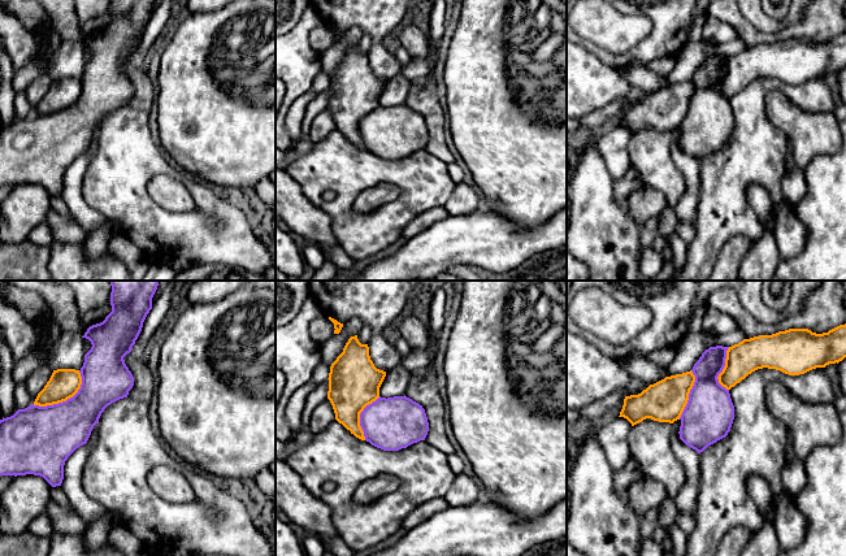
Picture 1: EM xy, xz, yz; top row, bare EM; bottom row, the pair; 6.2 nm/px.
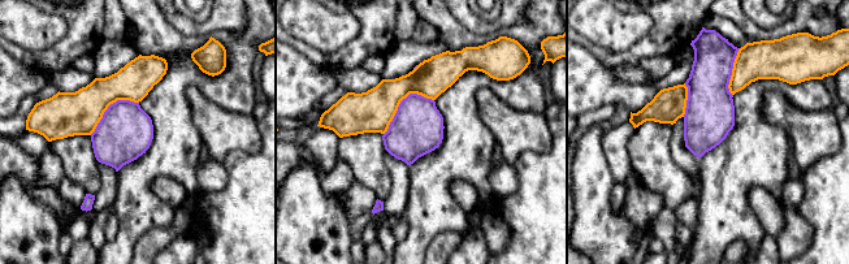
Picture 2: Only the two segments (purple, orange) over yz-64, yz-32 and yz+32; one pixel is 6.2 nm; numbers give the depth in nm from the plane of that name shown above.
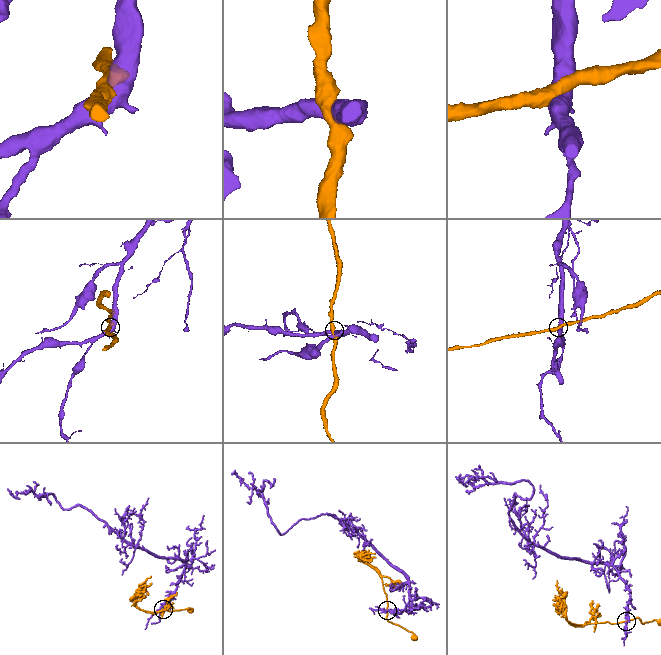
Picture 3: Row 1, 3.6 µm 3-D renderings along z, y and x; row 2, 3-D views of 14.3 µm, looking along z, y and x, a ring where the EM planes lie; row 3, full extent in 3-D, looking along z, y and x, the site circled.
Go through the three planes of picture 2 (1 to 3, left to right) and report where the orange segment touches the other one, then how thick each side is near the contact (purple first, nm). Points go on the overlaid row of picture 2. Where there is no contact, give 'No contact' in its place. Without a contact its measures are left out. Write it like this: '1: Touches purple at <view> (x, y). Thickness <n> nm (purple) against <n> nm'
1: Touches purple at yz-64 (109, 105). Thickness 340 nm (purple) against 280 nm
2: Touches purple at yz-32 (401, 102). Thickness 320 nm (purple) against 260 nm
3: Touches purple at yz+32 (731, 72). Thickness 280 nm (purple) against 240 nm

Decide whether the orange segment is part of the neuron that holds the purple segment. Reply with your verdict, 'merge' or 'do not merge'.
do not merge

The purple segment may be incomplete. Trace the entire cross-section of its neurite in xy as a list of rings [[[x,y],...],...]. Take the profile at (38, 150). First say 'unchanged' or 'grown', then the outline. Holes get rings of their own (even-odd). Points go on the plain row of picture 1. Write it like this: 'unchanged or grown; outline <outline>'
unchanged; outline [[[112,0],[112,21],[100,32],[87,38],[82,47],[91,51],[79,82],[82,94],[78,101],[66,110],[18,118],[13,125],[0,129],[0,184],[43,186],[52,196],[61,195],[64,174],[68,166],[86,153],[94,135],[104,118],[112,112],[127,107],[134,95],[134,86],[123,66],[131,61],[143,31],[152,18],[156,0]]]

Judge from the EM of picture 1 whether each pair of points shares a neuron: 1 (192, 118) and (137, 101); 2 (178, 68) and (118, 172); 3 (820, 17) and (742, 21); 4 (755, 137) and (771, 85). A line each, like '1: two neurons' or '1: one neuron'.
1: two neurons
2: two neurons
3: one neuron
4: one neuron

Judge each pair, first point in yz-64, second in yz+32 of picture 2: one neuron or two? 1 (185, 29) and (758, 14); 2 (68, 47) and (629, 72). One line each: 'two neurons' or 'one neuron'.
1: one neuron
2: two neurons

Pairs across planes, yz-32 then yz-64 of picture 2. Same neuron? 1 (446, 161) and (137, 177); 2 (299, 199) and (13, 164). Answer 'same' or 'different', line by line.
1: same
2: different

